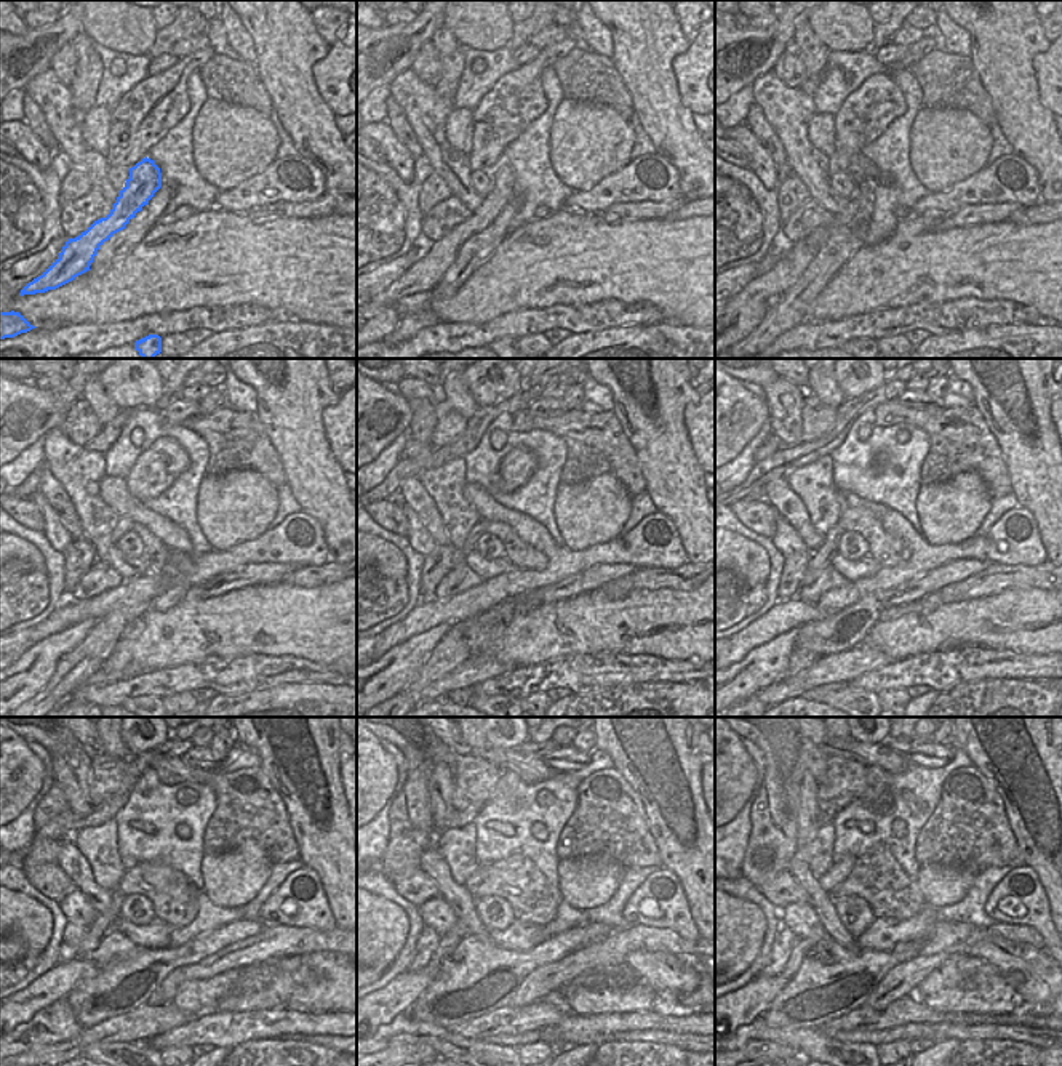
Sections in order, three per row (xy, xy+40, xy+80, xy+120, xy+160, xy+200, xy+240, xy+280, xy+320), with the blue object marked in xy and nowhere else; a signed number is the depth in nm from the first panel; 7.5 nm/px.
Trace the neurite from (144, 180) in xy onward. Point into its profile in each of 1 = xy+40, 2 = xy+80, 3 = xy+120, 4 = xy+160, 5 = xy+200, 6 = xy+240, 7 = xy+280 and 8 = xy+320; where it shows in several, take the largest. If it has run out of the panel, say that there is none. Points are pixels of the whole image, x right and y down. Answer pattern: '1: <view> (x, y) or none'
1: xy+40 (421, 277)
2: xy+80 (747, 309)
3: xy+120 (32, 671)
4: xy+160 (400, 665)
5: xy+200 (765, 665)
6: xy+240 (56, 1023)
7: xy+280 (403, 1028)
8: xy+320 (811, 1042)

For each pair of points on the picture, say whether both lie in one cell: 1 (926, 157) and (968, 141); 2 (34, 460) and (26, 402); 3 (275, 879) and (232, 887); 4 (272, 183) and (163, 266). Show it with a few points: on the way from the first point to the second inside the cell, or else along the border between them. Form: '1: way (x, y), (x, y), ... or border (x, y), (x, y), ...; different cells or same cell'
1: way (936, 157), (949, 144), (958, 143); same cell
2: border (42, 436), (16, 458); different cells
3: border (274, 865), (263, 887), (240, 908); different cells
4: border (216, 207), (226, 212), (243, 213); different cells

